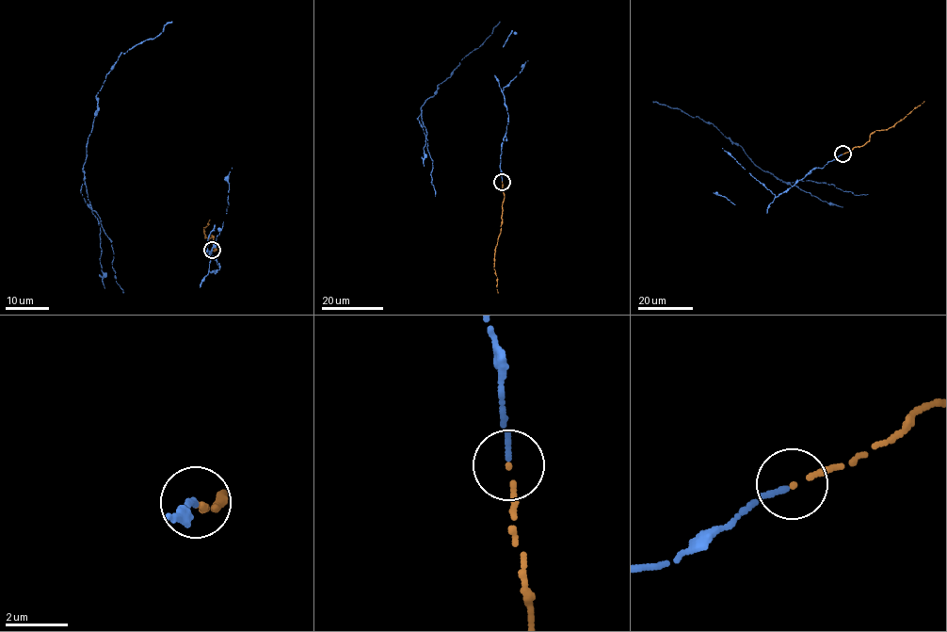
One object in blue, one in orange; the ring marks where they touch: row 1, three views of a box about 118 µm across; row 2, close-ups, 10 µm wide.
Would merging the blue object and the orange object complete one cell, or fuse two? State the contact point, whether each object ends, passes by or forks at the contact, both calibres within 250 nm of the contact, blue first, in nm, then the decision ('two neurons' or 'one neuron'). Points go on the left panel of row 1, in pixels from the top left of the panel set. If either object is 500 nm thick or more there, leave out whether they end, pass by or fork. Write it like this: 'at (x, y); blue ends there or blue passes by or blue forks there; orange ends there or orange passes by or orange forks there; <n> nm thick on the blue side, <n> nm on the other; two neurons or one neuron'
at (212, 250); blue ends there; orange ends there; 180 nm thick on the blue side, 140 nm on the other; two neurons

